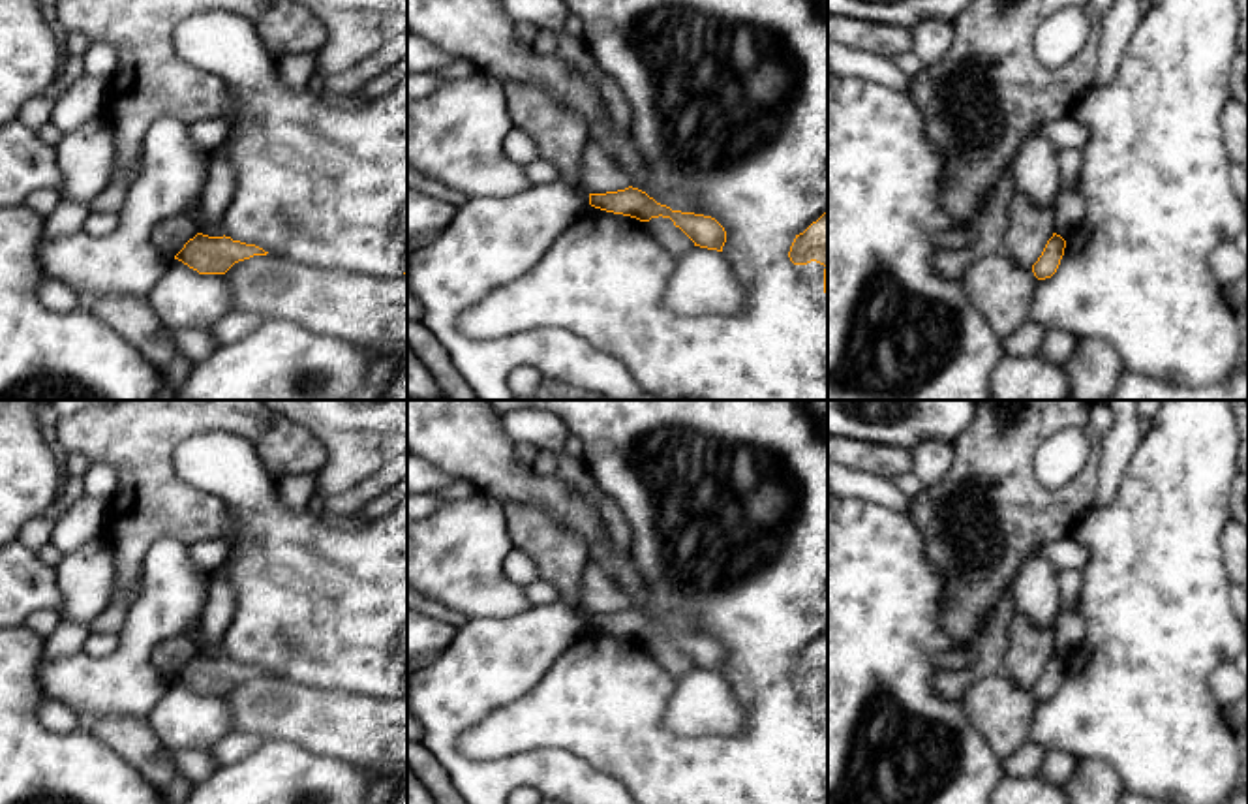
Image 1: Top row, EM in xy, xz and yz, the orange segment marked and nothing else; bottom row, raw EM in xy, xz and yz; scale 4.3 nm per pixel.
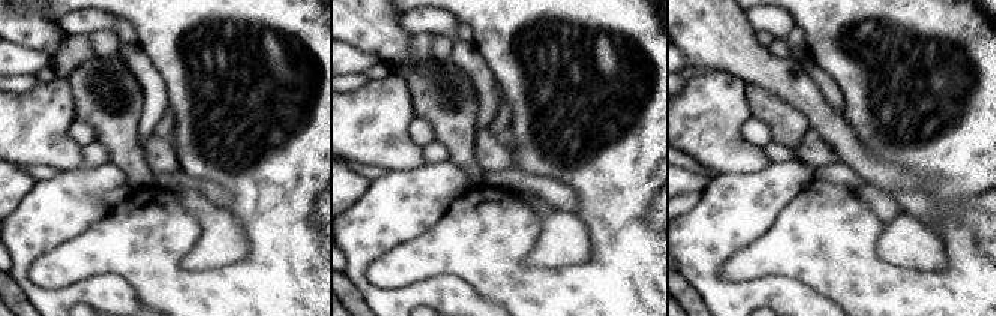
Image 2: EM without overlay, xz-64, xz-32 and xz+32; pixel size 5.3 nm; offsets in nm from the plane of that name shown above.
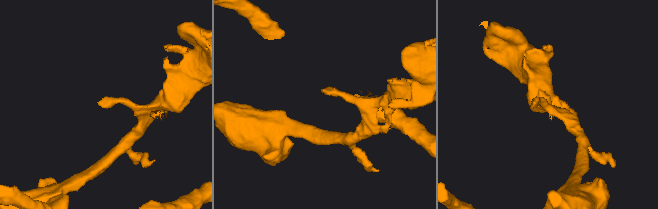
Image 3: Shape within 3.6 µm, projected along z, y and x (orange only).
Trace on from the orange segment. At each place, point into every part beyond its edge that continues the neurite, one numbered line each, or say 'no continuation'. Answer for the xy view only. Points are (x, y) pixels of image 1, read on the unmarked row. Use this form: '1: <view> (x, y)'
no continuation

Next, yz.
no continuation

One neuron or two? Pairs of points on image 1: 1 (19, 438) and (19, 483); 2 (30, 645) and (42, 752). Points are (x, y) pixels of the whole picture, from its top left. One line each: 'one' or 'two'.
1: one
2: one

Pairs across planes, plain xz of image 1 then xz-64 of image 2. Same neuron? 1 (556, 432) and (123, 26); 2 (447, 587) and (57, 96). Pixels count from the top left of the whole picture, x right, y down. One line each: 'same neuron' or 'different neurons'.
1: different neurons
2: same neuron

